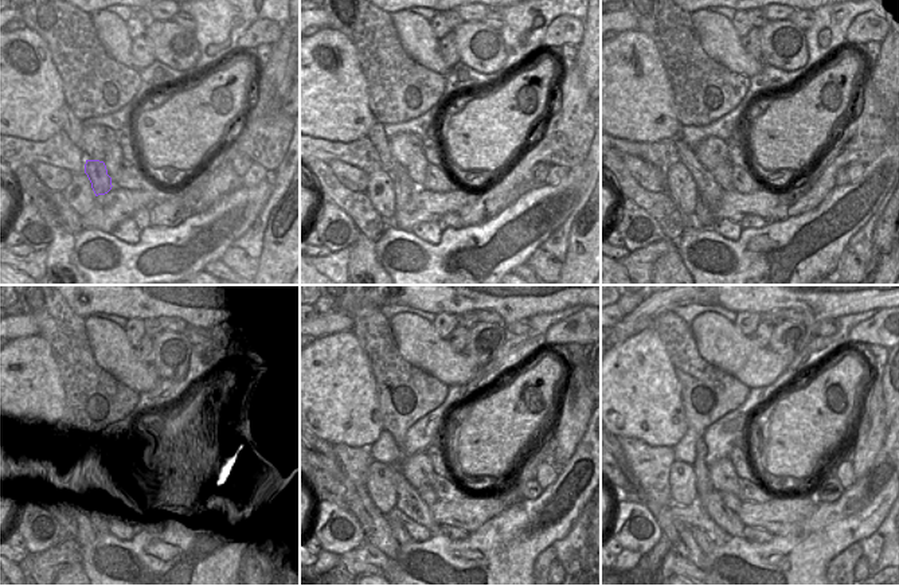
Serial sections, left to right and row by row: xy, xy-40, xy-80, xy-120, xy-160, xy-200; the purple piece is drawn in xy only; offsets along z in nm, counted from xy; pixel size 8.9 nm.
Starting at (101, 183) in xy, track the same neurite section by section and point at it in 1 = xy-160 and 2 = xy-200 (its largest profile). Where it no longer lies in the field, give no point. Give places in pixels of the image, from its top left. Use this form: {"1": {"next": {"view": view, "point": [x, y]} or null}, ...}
{"1": {"next": {"view": "xy-160", "point": [397, 530]}}, "2": {"next": {"view": "xy-200", "point": [704, 540]}}}

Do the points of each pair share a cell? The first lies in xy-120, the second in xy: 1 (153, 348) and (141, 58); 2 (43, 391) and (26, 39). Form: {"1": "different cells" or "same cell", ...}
{"1": "same cell", "2": "same cell"}

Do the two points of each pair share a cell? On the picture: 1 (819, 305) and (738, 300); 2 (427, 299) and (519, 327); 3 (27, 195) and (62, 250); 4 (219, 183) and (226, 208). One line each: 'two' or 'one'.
1: one
2: two
3: one
4: two

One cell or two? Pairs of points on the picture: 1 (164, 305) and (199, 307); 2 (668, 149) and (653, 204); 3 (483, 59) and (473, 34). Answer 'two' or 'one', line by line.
1: one
2: two
3: one

